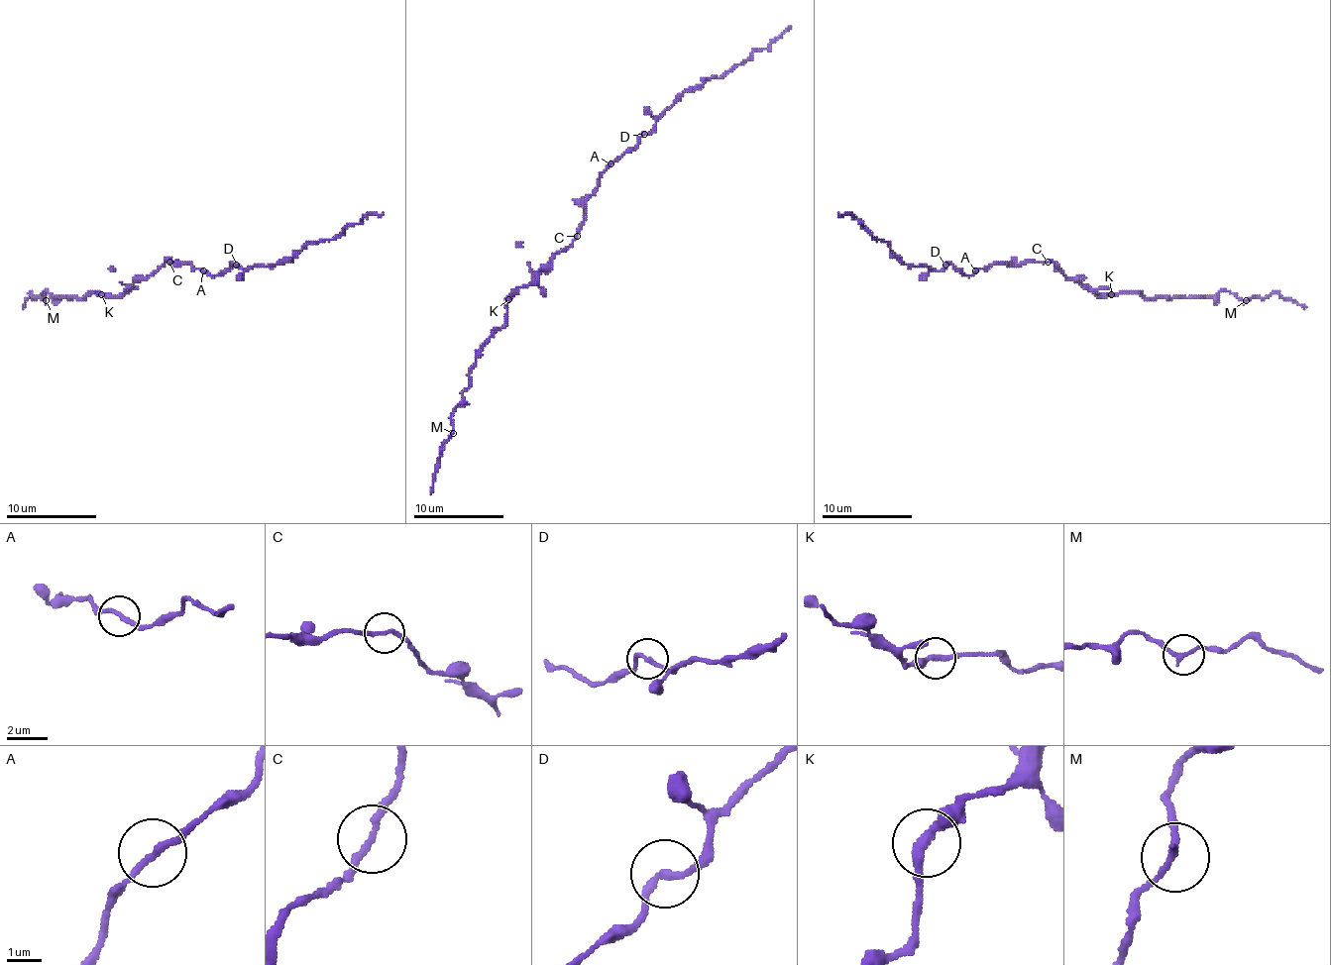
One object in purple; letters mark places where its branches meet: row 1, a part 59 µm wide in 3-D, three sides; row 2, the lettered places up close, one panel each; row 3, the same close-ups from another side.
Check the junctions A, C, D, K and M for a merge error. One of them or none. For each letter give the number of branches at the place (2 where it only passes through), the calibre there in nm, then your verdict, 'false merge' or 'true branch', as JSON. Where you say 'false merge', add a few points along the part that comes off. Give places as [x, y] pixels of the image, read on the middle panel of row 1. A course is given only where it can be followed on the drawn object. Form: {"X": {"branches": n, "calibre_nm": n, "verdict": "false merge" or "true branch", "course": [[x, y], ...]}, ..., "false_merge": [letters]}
{"A": {"branches": 2, "calibre_nm": 190, "verdict": "true branch"}, "C": {"branches": 2, "calibre_nm": 190, "verdict": "true branch"}, "D": {"branches": 2, "calibre_nm": 200, "verdict": "true branch"}, "K": {"branches": 2, "calibre_nm": 280, "verdict": "true branch"}, "M": {"branches": 2, "calibre_nm": 190, "verdict": "true branch"}, "false_merge": []}

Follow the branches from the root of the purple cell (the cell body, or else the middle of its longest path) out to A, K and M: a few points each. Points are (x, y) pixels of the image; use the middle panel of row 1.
A: (577, 233), (584, 220), (586, 199), (597, 186), (600, 174), (610, 163)
K: (577, 233), (577, 238), (568, 247), (561, 249), (527, 284), (523, 284), (509, 298)
M: (577, 233), (568, 247), (509, 298), (507, 323), (476, 359), (469, 386), (451, 417), (453, 433)

